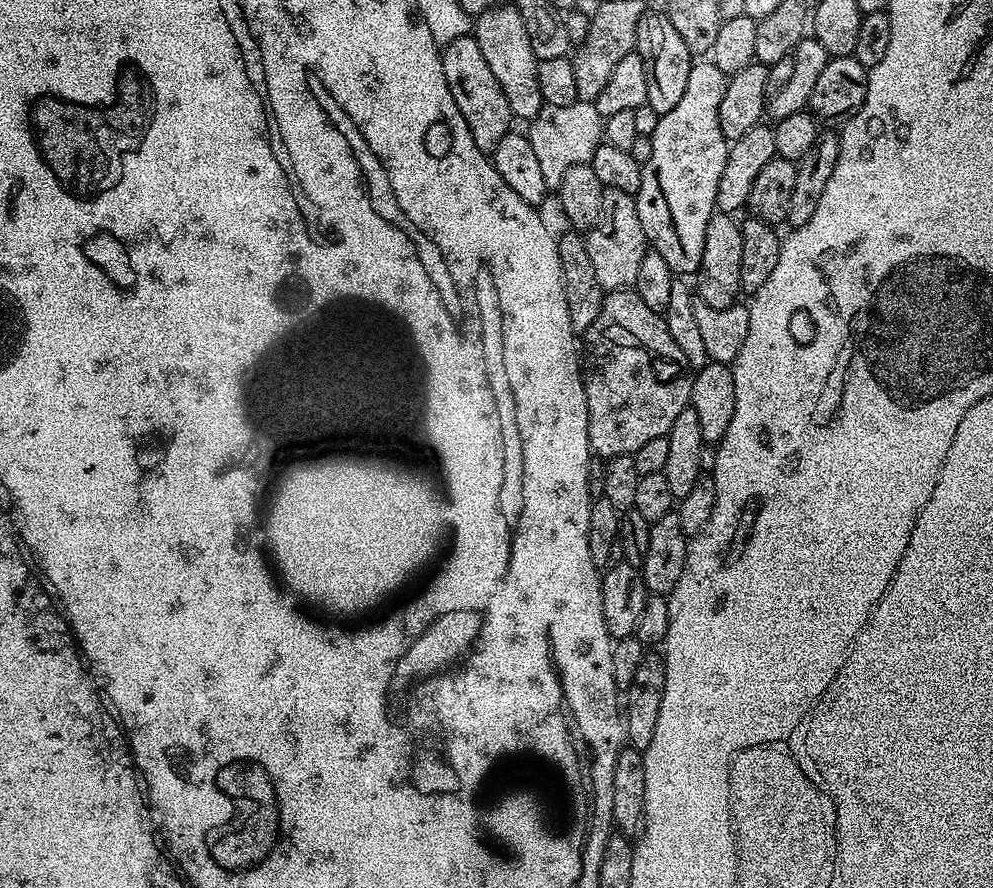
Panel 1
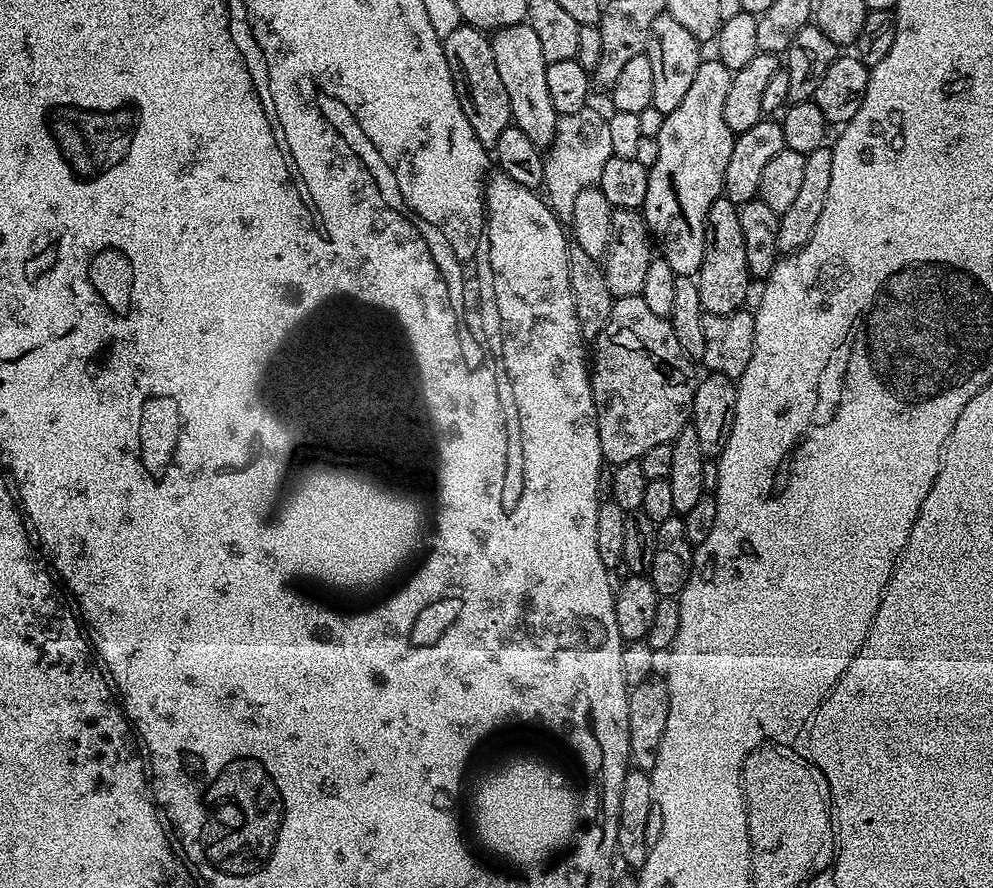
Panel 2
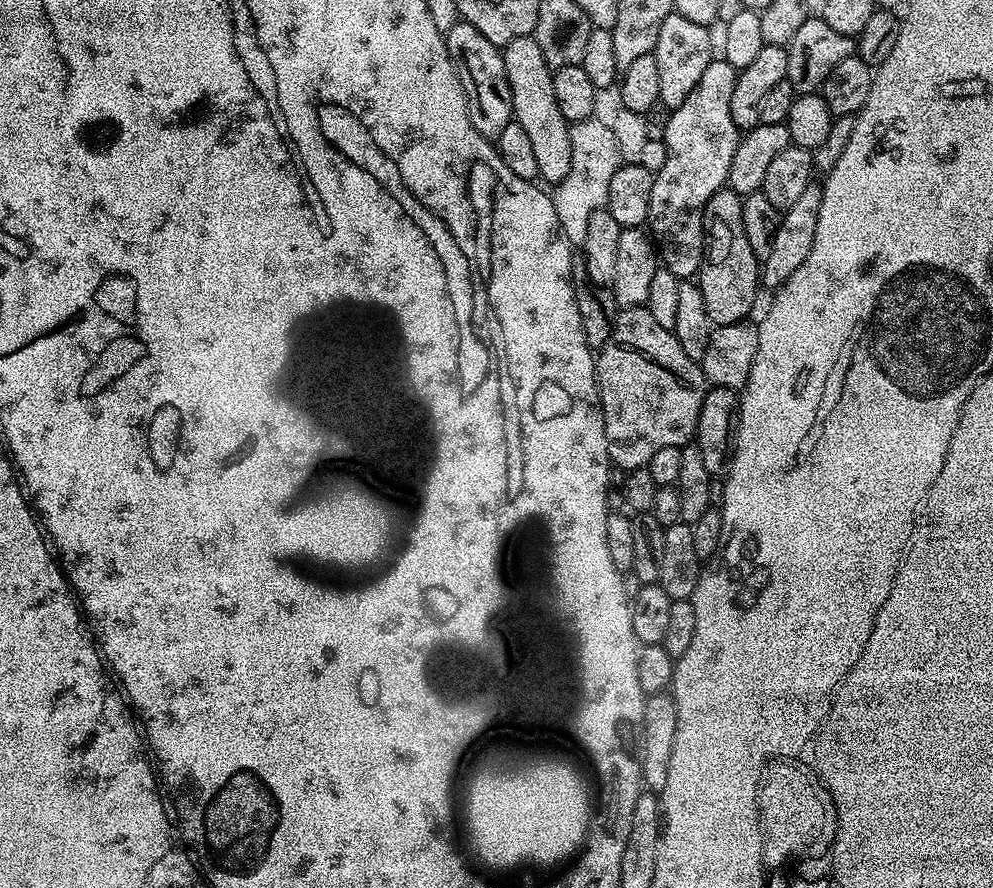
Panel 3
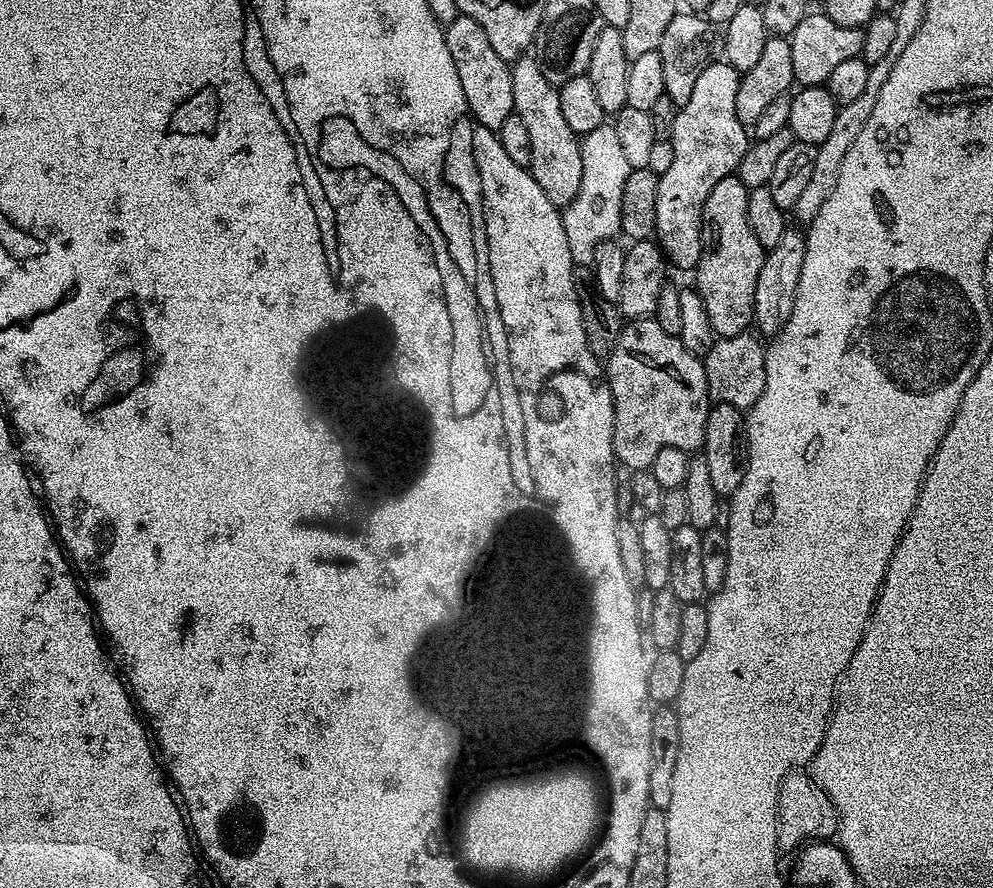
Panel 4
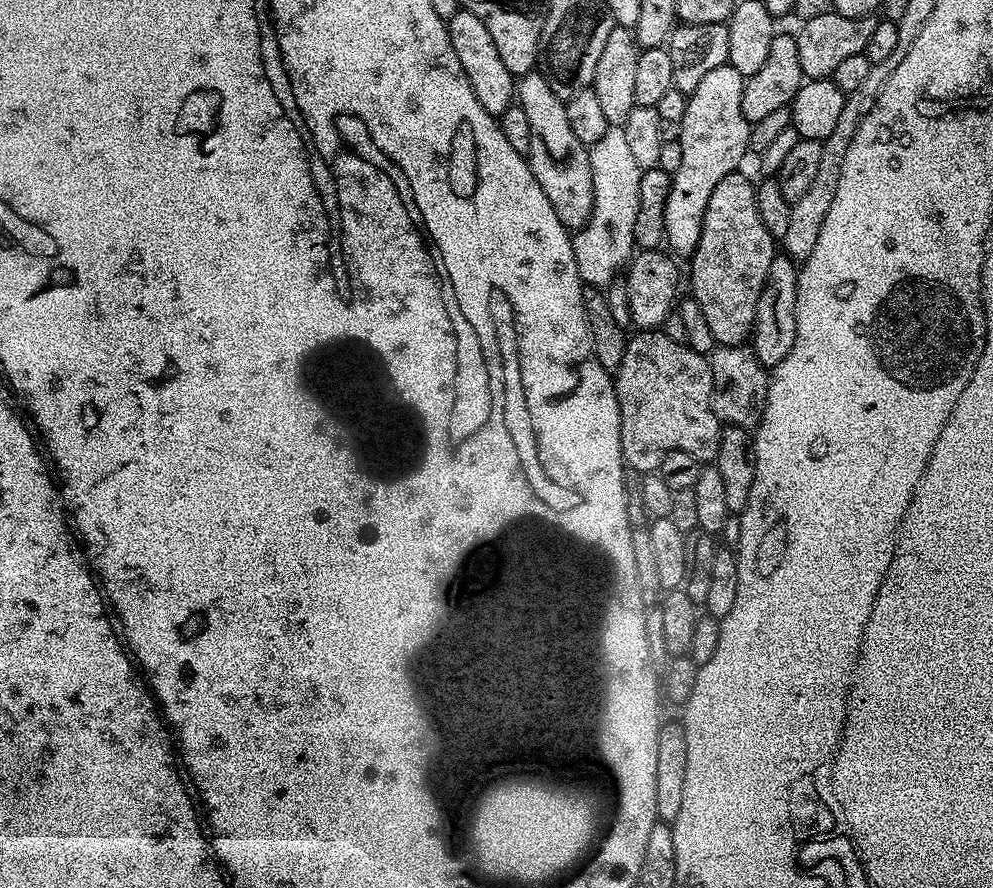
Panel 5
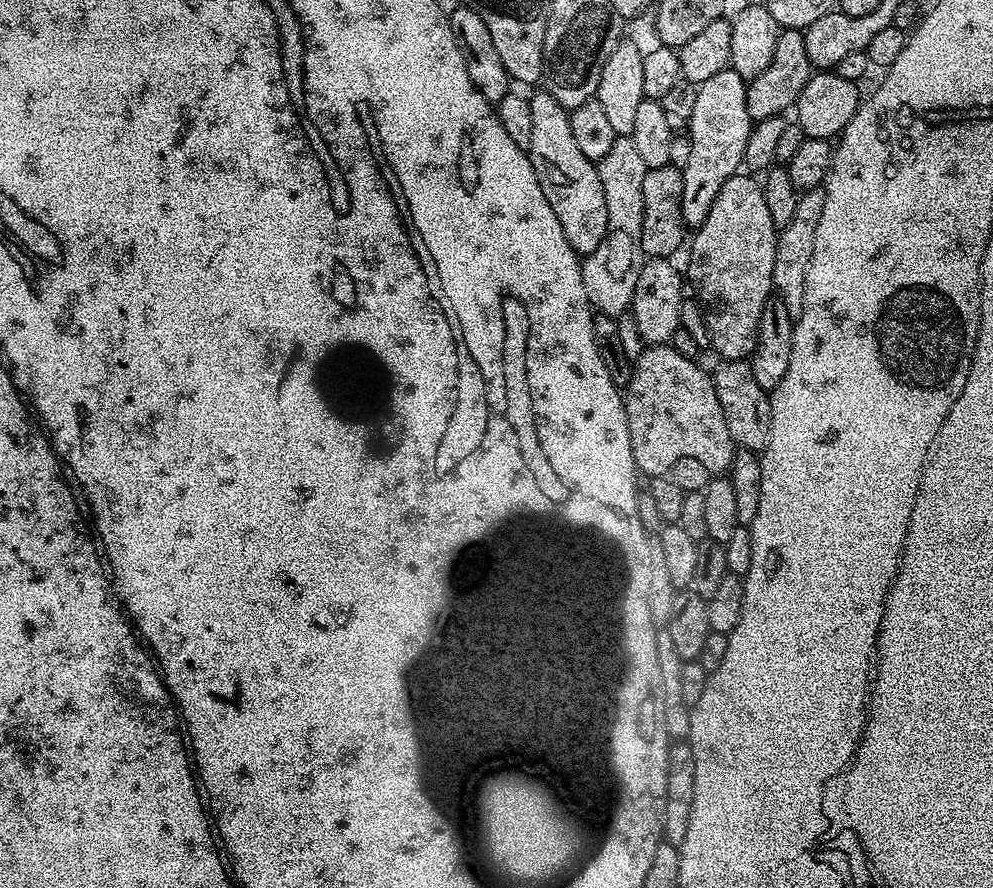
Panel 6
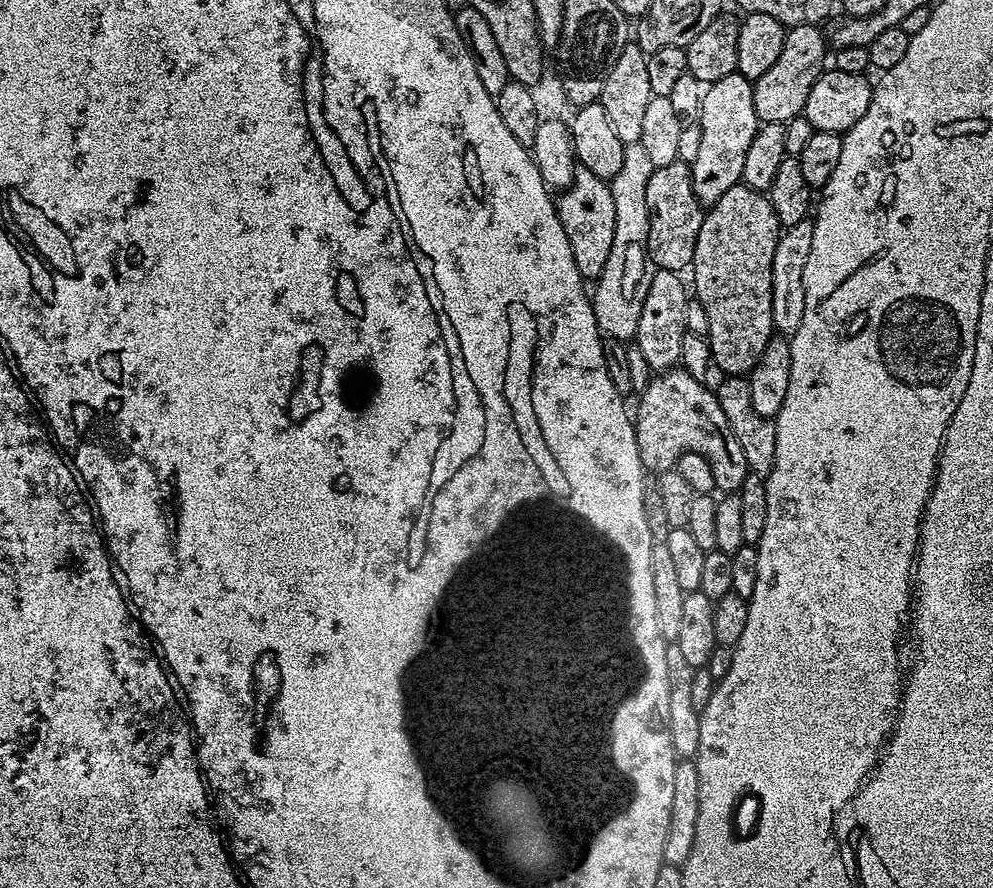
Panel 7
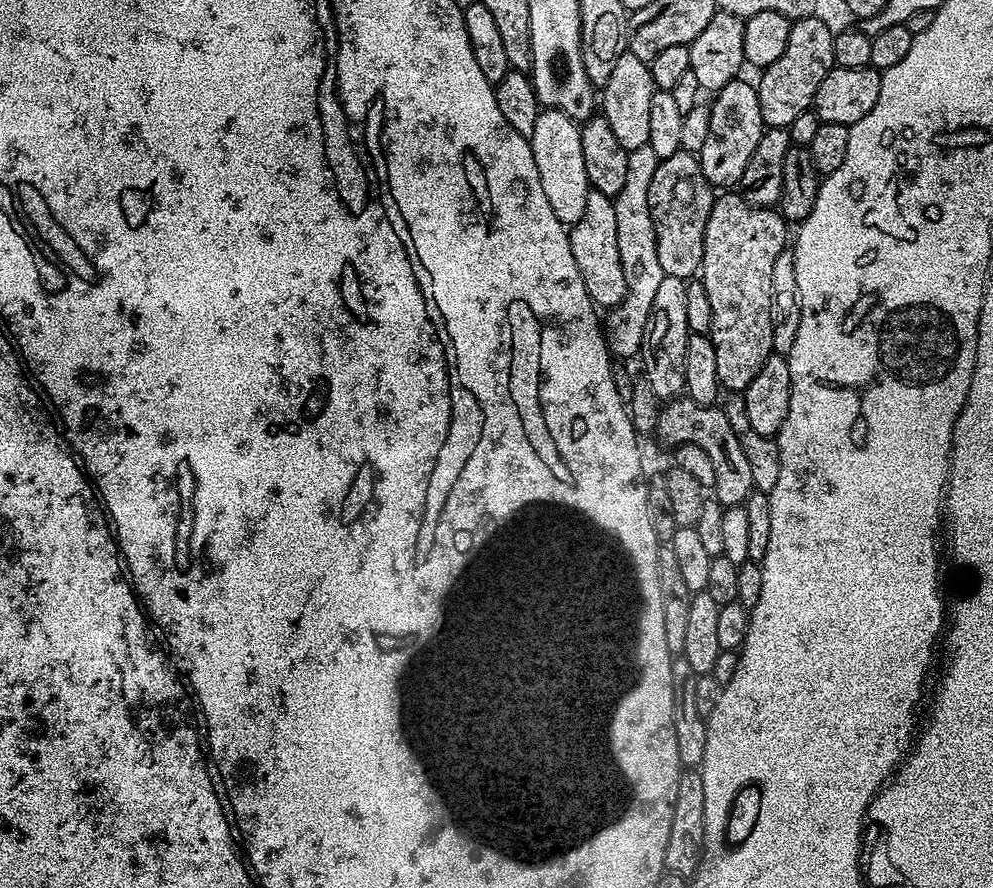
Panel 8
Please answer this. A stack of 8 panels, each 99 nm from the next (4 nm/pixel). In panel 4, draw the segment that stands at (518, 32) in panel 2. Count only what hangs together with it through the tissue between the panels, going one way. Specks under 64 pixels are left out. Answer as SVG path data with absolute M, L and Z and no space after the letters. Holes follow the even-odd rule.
M525 54L511 65L512 85L514 86L514 115L522 118L530 134L530 169L533 178L542 186L542 191L554 206L567 208L582 186L581 137L564 121L558 102L559 87L552 84L542 74L542 66L535 55Z

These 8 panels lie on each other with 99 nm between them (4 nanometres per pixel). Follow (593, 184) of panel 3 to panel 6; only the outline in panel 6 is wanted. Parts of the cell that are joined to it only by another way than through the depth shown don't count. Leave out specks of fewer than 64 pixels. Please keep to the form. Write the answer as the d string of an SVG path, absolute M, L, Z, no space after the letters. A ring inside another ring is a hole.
M617 136L614 146L610 146L610 154L598 161L602 194L606 194L606 214L608 215L608 233L602 238L598 250L583 257L580 265L582 282L586 286L586 294L593 309L597 313L613 318L629 311L634 298L634 286L638 286L638 274L644 251L642 250L642 178L646 178L648 168L642 162L634 142L627 136Z

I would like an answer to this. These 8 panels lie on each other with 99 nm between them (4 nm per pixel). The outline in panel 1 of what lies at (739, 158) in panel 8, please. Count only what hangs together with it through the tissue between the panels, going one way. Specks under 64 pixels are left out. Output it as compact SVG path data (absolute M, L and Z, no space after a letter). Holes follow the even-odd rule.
M697 59L690 70L690 78L686 82L682 98L675 104L674 110L660 117L651 136L650 162L642 165L642 186L634 194L638 222L642 222L642 230L651 251L666 258L666 266L670 266L673 274L692 274L699 268L702 246L706 242L706 222L710 222L712 213L717 211L718 182L722 178L722 169L726 166L730 143L722 134L722 126L718 126L718 106L722 106L722 94L726 94L727 85L728 77L722 74L722 70L718 70L718 66L712 64L711 59Z

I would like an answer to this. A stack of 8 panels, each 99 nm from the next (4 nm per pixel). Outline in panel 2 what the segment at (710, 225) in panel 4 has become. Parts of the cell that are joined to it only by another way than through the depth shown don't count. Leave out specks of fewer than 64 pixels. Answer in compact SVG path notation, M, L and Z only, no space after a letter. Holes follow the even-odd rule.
M721 198L715 200L710 206L704 227L702 266L695 281L698 286L698 298L702 298L705 313L730 314L731 312L739 312L745 307L744 299L748 296L750 277L746 266L746 241L742 239L742 225L738 223L738 206L734 202Z

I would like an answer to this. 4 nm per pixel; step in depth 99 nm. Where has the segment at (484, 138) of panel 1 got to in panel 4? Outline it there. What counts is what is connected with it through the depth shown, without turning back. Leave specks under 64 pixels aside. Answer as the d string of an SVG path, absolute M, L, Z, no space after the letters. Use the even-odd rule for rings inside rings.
M457 14L454 22L446 25L444 37L450 58L454 58L454 67L458 69L458 78L462 78L462 94L466 94L472 117L482 126L499 130L502 122L514 114L514 86L509 61L498 58L494 46L490 46L490 38L486 38L486 30L469 16Z

